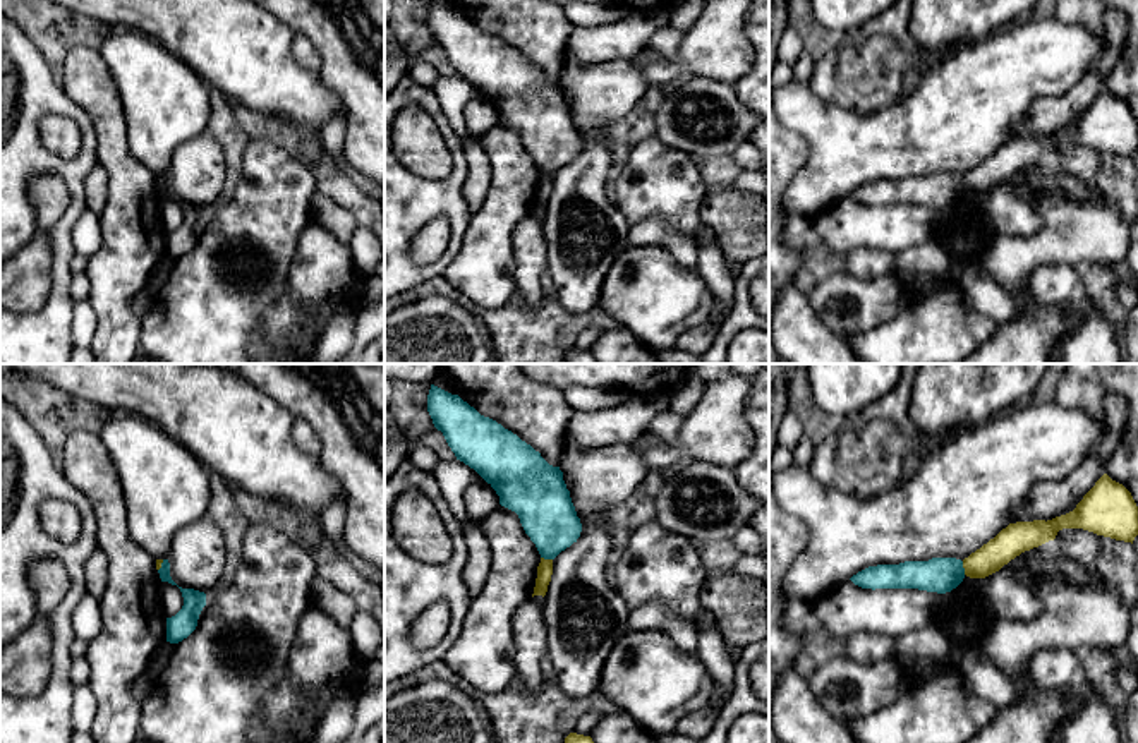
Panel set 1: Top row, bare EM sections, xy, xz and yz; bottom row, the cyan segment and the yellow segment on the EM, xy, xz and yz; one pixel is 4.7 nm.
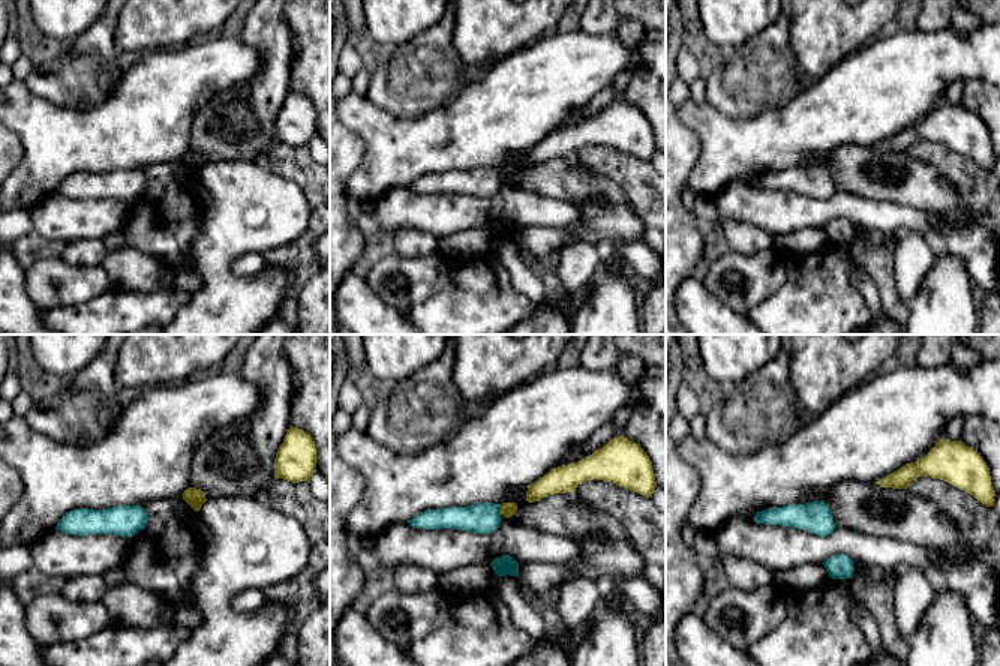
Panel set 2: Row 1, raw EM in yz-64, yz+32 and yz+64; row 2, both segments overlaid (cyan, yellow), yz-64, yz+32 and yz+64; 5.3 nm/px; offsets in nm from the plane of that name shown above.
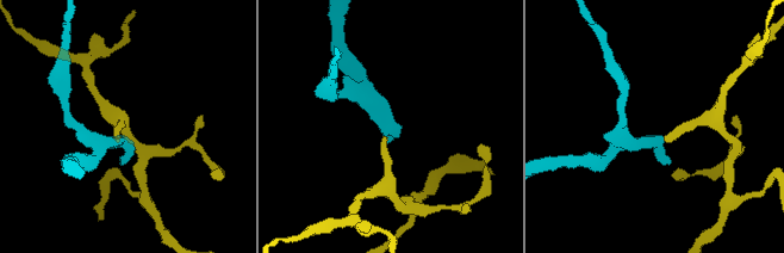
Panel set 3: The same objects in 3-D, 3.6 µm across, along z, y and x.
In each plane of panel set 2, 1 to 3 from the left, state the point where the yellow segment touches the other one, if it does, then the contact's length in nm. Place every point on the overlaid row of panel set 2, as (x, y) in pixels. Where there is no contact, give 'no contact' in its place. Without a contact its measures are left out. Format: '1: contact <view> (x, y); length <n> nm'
1: no contact
2: contact yz+32 (500, 510); length 50 nm
3: no contact

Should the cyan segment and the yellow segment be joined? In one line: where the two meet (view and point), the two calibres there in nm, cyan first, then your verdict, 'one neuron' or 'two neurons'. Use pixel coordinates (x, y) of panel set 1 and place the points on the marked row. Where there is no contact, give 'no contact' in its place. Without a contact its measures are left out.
meets cyan in yz at (963, 568); 170 nm thick on the cyan side, 140 nm on the other; two neurons

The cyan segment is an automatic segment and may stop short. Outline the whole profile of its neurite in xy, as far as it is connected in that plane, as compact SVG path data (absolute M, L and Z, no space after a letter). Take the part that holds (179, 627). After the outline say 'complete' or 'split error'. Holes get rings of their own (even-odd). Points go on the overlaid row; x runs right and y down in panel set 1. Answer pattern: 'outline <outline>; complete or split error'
outline M179 587L184 597L182 609L166 618L166 642L179 643L187 638L197 626L199 614L206 606L206 594L194 589Z; complete

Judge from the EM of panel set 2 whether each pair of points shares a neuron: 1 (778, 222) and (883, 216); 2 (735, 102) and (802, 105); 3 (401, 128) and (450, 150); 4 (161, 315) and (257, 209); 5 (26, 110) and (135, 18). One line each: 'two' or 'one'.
1: one
2: two
3: one
4: two
5: two

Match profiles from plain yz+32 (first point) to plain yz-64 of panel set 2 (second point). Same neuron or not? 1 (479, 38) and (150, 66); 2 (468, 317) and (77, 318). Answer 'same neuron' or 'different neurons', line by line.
1: different neurons
2: same neuron

